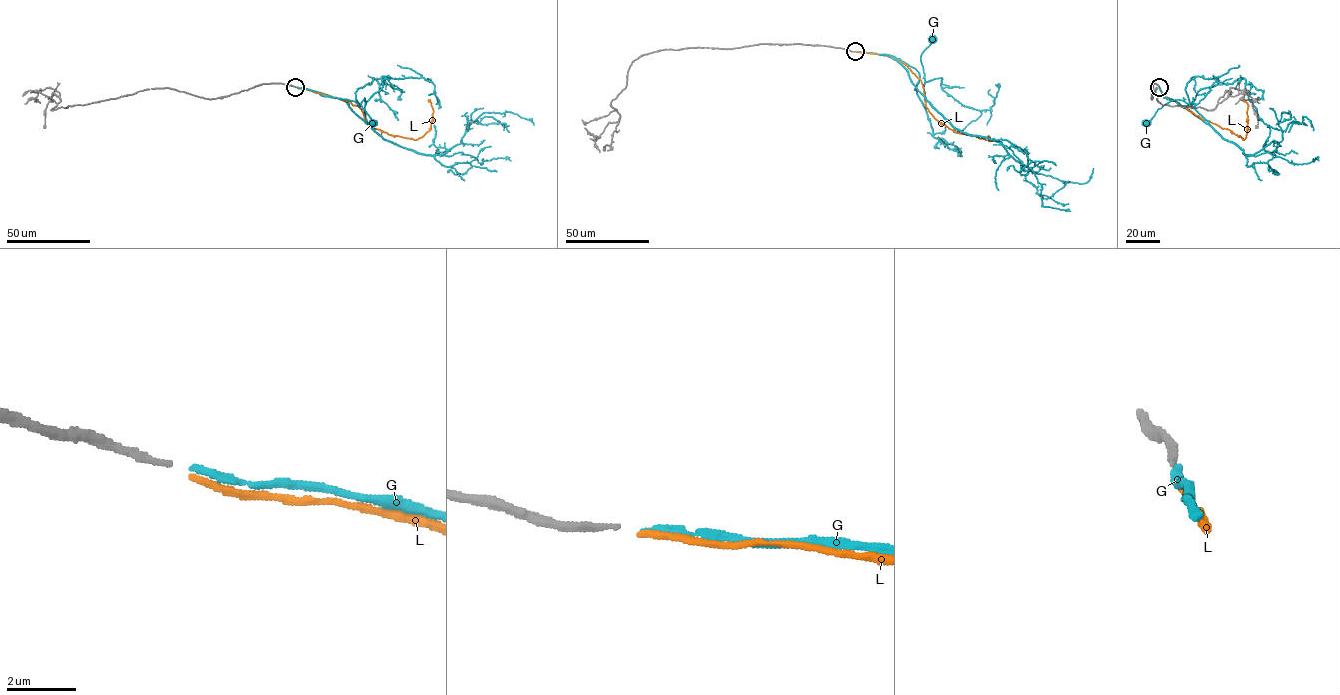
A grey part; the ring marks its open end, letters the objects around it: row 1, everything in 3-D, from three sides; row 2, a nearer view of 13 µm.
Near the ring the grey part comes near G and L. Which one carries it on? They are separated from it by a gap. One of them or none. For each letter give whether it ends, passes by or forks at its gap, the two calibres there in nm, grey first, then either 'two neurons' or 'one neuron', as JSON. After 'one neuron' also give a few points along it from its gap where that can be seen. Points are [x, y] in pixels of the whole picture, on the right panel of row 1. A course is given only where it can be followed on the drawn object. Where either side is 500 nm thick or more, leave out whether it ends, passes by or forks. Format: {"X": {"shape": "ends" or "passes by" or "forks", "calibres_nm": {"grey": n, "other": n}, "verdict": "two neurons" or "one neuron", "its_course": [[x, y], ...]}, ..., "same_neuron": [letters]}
{"G": {"shape": "ends", "calibres_nm": {"grey": 160, "other": 240}, "verdict": "one neuron", "its_course": [[1159, 87], [1166, 97], [1208, 123], [1189, 104], [1179, 99], [1170, 101], [1146, 122]]}, "L": {"shape": "ends", "calibres_nm": {"grey": 160, "other": 180}, "verdict": "two neurons"}, "same_neuron": ["G"]}

